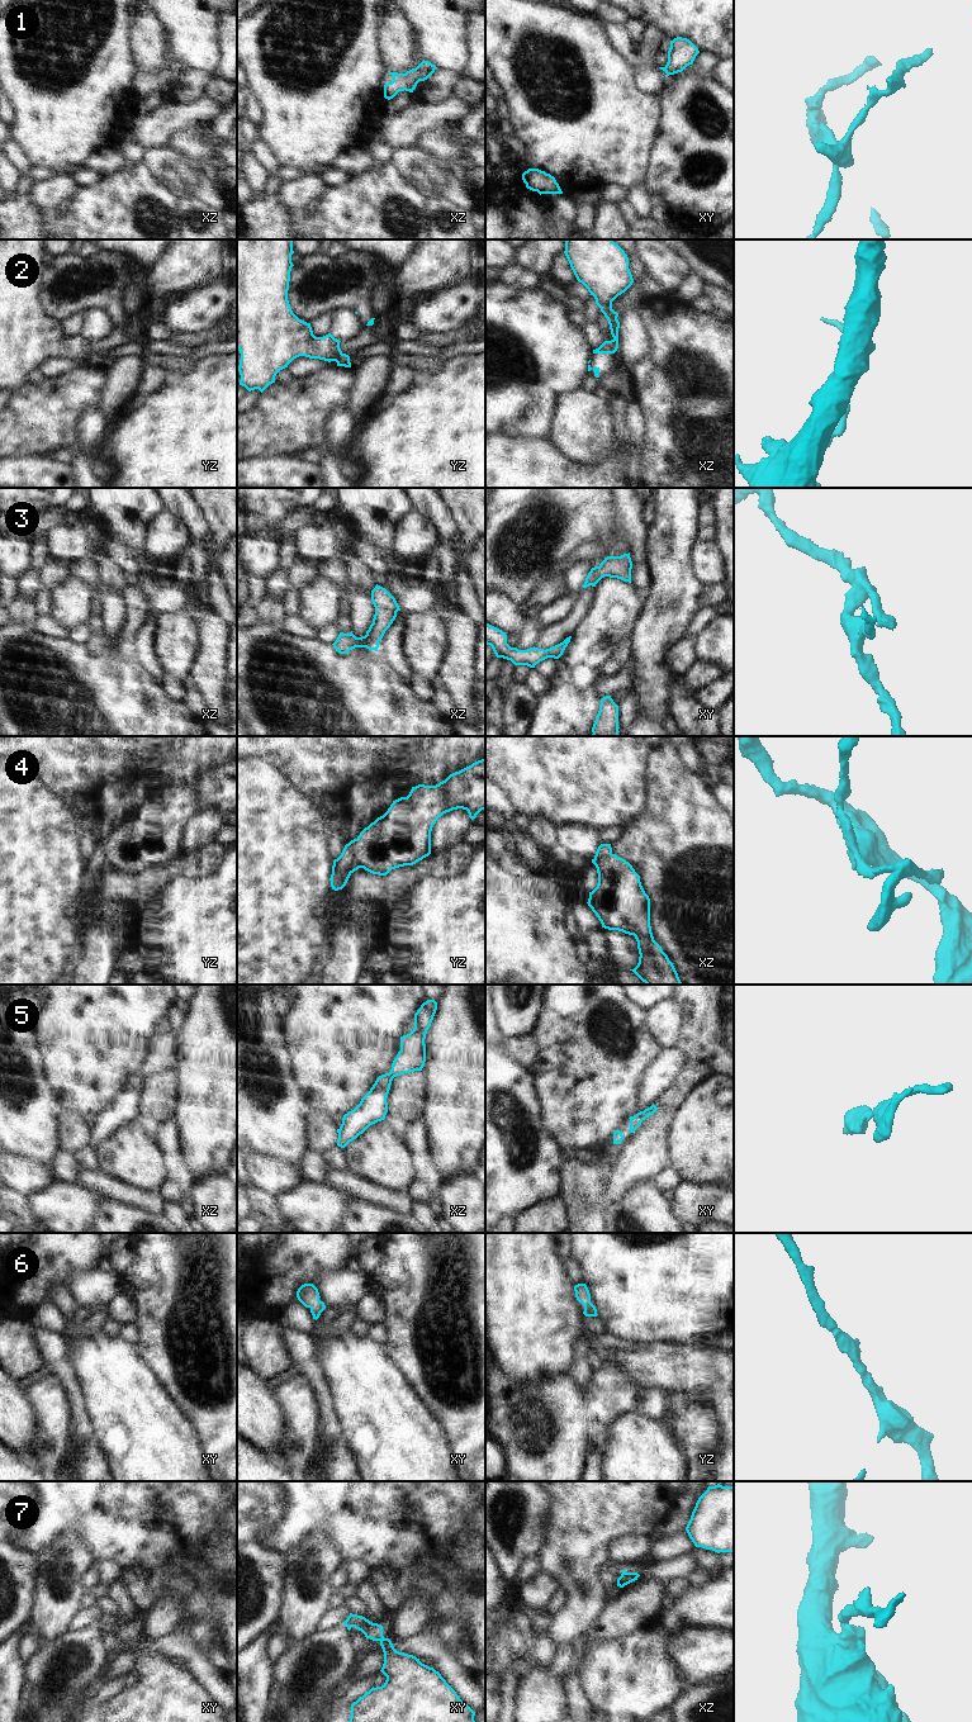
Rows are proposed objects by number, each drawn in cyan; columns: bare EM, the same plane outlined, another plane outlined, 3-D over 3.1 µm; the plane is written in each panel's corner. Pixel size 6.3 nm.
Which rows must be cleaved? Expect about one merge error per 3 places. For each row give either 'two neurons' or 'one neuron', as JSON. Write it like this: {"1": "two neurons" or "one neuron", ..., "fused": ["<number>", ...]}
{"1": "one neuron", "2": "two neurons", "3": "one neuron", "4": "two neurons", "5": "one neuron", "6": "one neuron", "7": "two neurons", "fused": ["2", "4", "7"]}

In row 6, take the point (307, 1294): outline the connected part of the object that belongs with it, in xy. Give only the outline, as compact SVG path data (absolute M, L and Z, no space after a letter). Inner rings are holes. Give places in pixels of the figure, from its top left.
M304 1284L297 1291L298 1300L310 1309L313 1319L318 1319L321 1313L326 1309L323 1301L319 1300L318 1289L313 1284Z

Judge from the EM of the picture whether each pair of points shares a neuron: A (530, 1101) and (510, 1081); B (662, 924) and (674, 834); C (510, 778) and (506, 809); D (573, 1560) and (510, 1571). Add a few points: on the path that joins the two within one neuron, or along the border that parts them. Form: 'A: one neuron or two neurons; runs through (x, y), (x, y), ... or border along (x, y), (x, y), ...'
A: one neuron; runs through (525, 1096), (515, 1086)
B: one neuron; runs through (662, 901), (665, 871), (674, 862), (674, 857)
C: two neurons; border along (498, 784), (515, 810)
D: two neurons; border along (546, 1524), (544, 1540), (535, 1552)

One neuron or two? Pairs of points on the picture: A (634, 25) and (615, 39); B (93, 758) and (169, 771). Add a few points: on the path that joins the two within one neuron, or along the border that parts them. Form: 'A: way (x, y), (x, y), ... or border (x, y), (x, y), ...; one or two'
A: border (622, 24), (633, 42); two
B: way (112, 758), (150, 758); one

